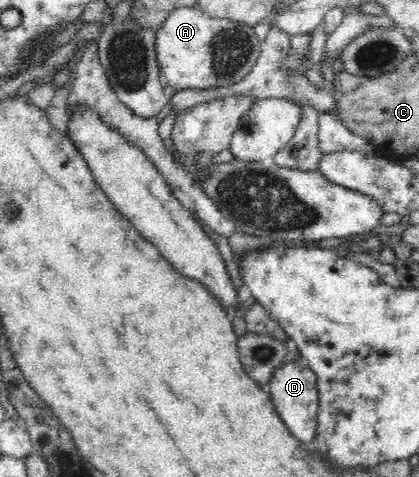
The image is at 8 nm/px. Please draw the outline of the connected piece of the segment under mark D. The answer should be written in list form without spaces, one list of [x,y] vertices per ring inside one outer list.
[[[302,359],[283,363],[276,369],[266,388],[272,395],[280,418],[288,425],[292,434],[298,436],[302,443],[314,445],[320,410],[320,389],[316,373]]]

